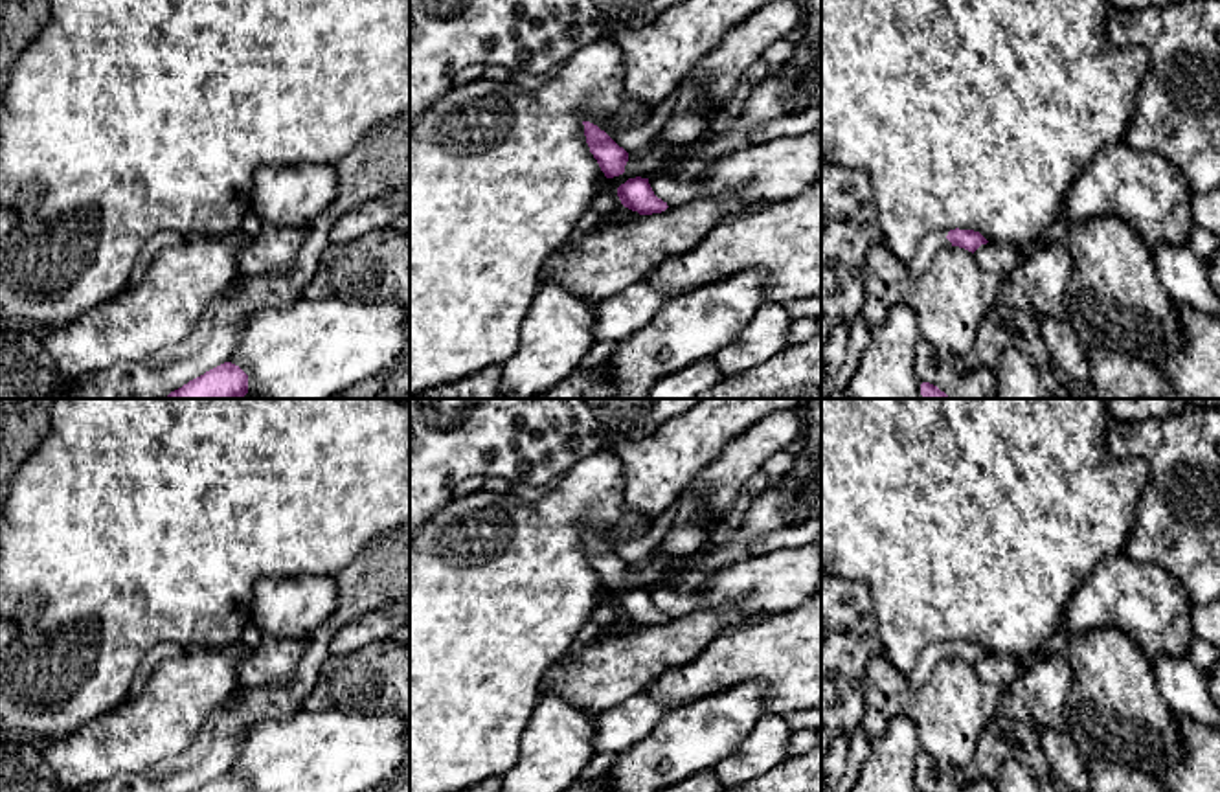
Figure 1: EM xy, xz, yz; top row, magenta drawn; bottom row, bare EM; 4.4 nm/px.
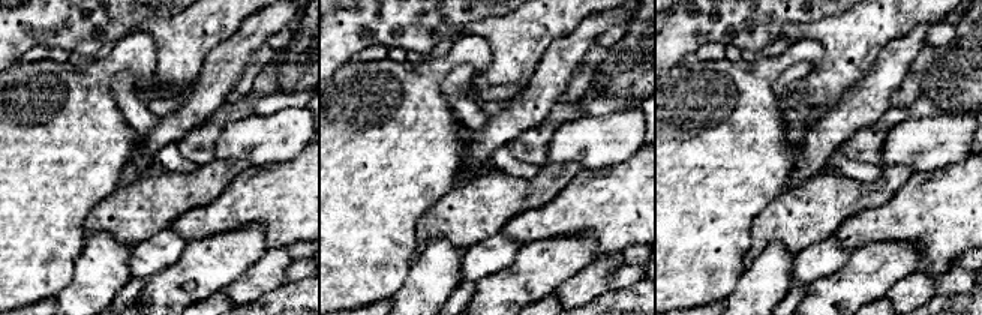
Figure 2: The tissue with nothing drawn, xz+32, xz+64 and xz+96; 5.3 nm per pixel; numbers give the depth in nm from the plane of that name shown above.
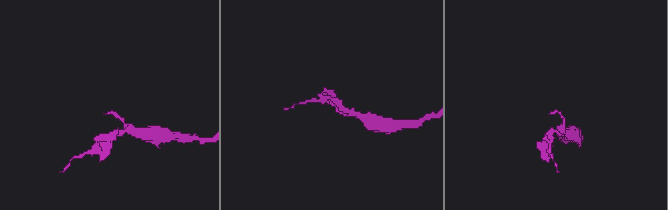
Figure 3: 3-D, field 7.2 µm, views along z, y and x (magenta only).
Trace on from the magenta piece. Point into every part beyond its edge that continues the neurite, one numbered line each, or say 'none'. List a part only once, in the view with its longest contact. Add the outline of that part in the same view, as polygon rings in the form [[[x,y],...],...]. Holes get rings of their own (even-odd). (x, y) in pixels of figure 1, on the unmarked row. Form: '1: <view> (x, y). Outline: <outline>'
1: yz (932, 655). Outline: [[[948,641],[933,643],[919,654],[915,667],[906,674],[908,682],[913,687],[921,687],[922,684],[926,684],[941,660],[952,658],[946,647]]]

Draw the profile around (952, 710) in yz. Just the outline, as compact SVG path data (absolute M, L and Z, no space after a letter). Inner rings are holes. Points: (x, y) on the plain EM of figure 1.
M873 654L865 674L865 711L860 728L869 742L884 737L887 724L898 717L909 717L921 737L922 750L933 757L944 757L955 766L966 766L981 735L1005 711L1007 687L985 684L976 667L965 660L941 660L932 678L921 687L913 687L886 654Z

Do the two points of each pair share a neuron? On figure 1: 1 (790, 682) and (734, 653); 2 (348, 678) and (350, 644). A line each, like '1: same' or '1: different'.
1: same
2: different

